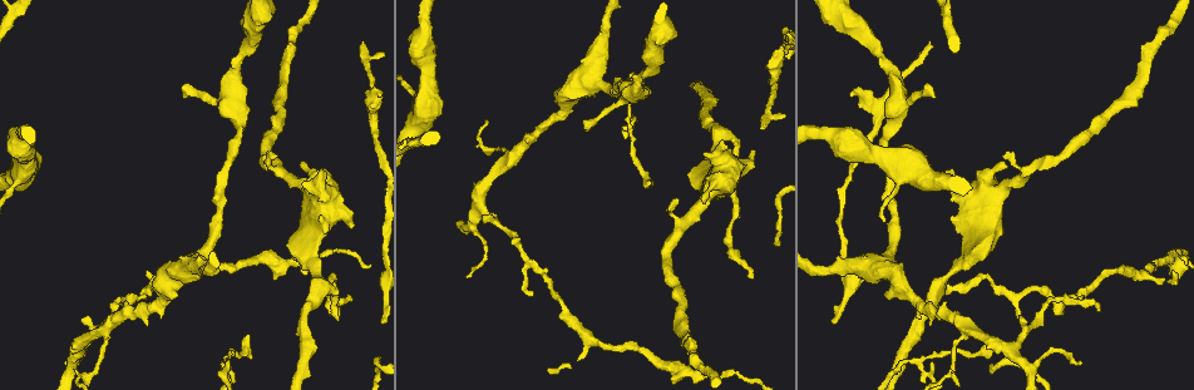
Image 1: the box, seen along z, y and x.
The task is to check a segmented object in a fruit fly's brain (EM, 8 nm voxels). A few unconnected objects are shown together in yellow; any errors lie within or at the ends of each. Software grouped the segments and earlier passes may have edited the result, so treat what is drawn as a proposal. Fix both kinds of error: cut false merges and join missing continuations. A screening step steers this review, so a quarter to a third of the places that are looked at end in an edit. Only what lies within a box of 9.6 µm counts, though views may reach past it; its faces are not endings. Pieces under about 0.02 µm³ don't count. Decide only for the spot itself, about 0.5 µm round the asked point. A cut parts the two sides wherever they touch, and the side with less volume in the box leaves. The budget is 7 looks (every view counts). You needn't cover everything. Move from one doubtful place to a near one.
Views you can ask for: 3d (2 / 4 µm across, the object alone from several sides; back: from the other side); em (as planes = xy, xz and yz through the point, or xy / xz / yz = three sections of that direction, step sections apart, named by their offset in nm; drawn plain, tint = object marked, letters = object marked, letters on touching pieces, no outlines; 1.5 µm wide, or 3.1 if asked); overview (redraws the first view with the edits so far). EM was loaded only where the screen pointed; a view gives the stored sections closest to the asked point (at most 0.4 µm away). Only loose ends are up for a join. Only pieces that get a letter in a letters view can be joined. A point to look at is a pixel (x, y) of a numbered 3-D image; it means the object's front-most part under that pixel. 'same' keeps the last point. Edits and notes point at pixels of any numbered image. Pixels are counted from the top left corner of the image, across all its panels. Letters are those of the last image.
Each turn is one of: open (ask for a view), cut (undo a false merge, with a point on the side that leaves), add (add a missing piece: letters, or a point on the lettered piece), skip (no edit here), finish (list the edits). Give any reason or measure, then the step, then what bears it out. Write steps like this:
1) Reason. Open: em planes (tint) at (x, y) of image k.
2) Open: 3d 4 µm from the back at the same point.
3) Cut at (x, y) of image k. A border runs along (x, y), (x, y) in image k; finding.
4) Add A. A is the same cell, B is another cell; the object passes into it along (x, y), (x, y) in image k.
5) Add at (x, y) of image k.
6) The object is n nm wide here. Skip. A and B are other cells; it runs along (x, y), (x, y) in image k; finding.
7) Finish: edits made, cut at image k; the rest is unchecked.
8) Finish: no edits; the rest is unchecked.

Free end. Open: 3d 4 µm from the back at (1081, 361) of image 1.

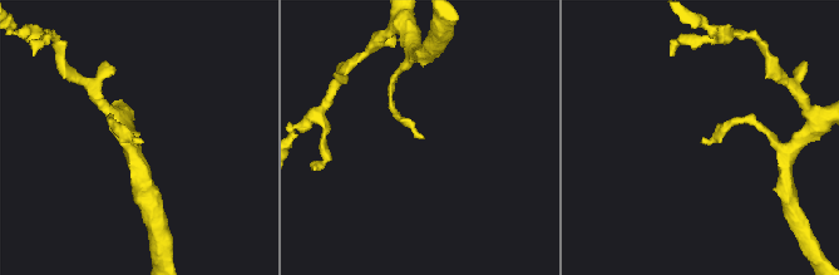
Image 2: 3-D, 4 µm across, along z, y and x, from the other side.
Now the EM. Open: em planes (letters) at (703, 139) of image 2.

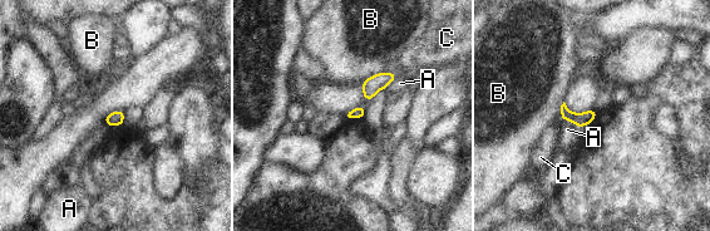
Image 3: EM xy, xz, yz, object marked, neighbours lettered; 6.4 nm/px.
Skip. A, B and C are other cells; a border runs along (398, 74), (384, 88) in image 3; no lettered piece goes on from it.

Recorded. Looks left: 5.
Branch stops here. Open: em xy step 8 (letters) at (763, 127) of image 1.

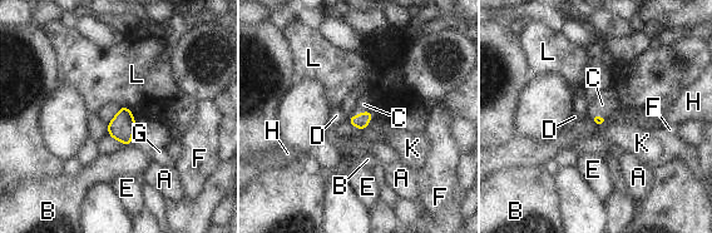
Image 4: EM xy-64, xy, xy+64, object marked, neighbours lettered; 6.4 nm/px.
Add at (364, 104) of image 4. C is the same cell, A, B, D, E, F, G, H, K and L are other cells; the object passes into it along (361, 120), (365, 112), (364, 104) in image 4; the neuron continues.

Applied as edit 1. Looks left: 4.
An open end. Open: em xz step 8 (tint) at (353, 226) of image 1.

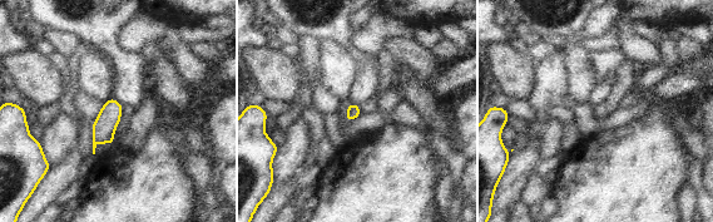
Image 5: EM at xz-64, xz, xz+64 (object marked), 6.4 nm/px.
Open: em xy step 8 (tint) at the same point.

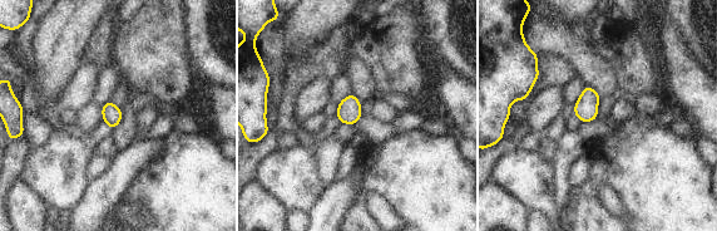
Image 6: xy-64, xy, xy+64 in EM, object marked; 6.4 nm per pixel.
What lies round it. Open: em xy step 8 (letters) at the same point.

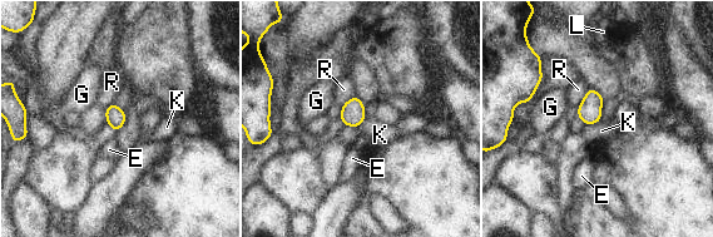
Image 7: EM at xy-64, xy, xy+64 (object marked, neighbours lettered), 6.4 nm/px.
Skip. E, G, K, L and R are other cells; a border runs along (365, 118), (359, 126), (343, 126) in image 7; no lettered piece goes on from it.

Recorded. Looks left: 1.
Finish: edits made, add at image 4; the rest is unchecked.

